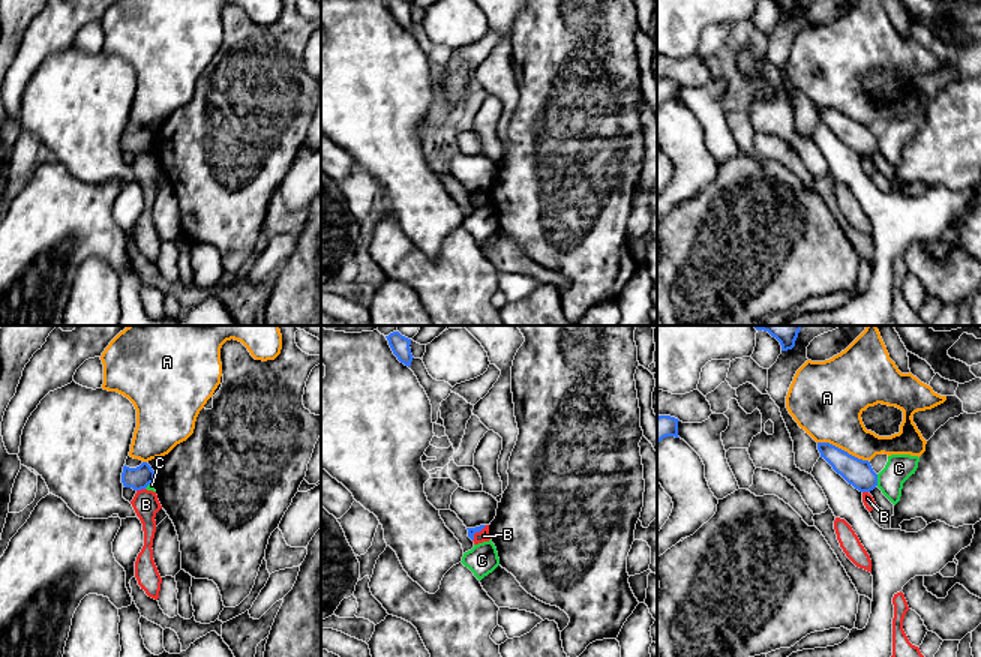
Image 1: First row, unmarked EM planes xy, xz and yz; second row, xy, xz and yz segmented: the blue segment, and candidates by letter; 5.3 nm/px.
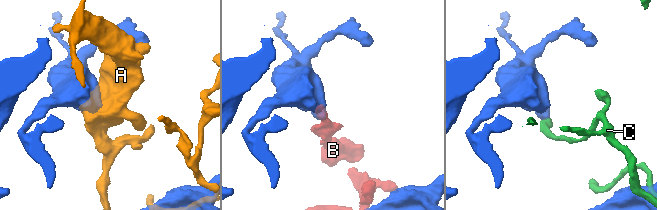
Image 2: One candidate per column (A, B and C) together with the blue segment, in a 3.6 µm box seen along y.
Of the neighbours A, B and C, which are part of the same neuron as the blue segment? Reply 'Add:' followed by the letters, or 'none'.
Add: none

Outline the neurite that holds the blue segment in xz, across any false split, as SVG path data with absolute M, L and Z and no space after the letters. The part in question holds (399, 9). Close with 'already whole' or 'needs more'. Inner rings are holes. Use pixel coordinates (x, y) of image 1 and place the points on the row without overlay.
M386 0L386 2L398 24L410 32L414 22L410 12L411 3L405 0Z | already whole

